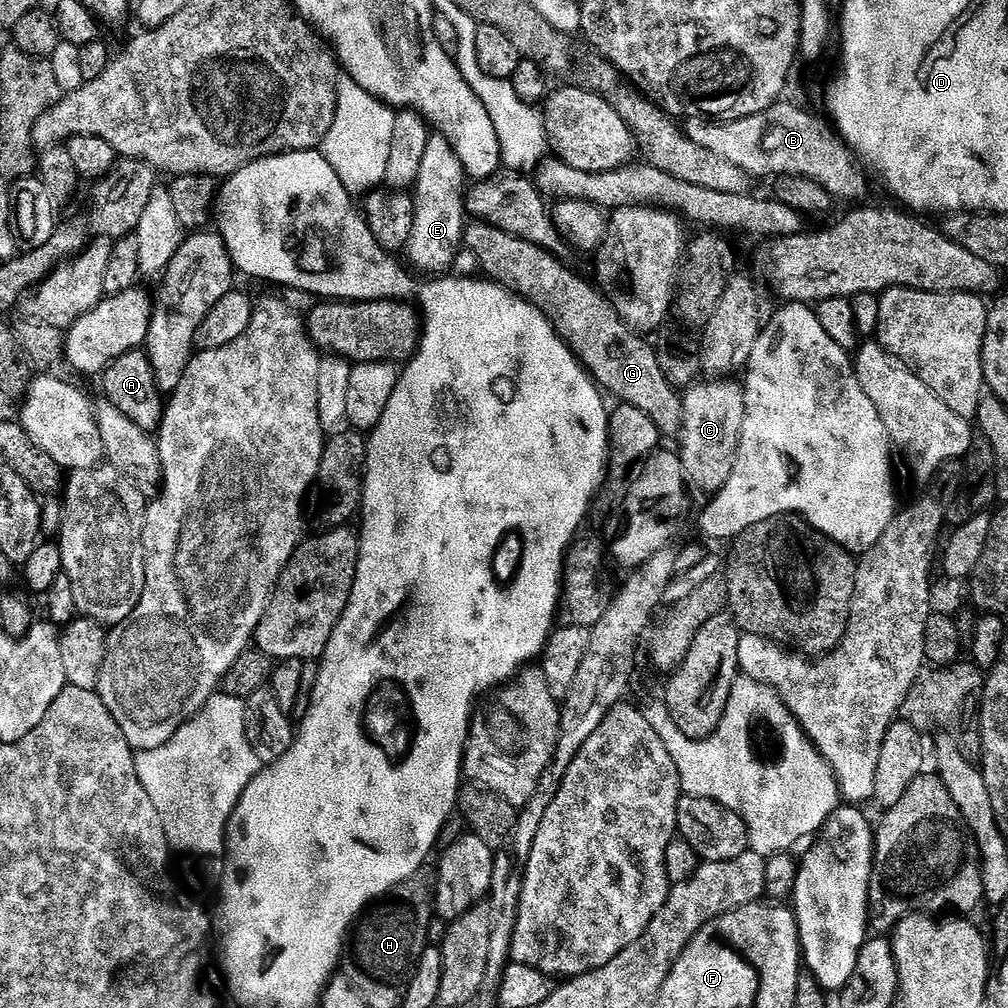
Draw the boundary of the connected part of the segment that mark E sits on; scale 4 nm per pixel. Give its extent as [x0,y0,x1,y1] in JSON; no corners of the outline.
[406,135,466,274]

